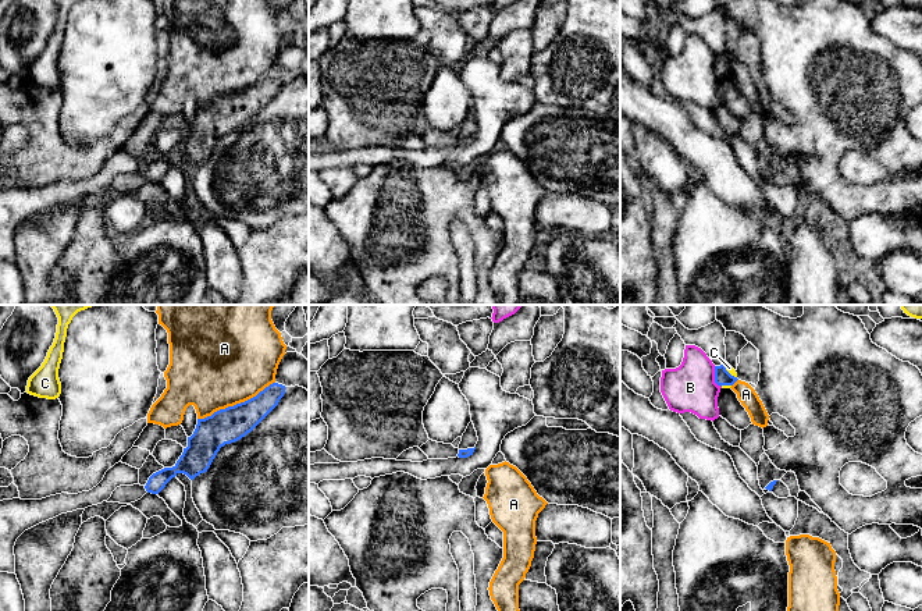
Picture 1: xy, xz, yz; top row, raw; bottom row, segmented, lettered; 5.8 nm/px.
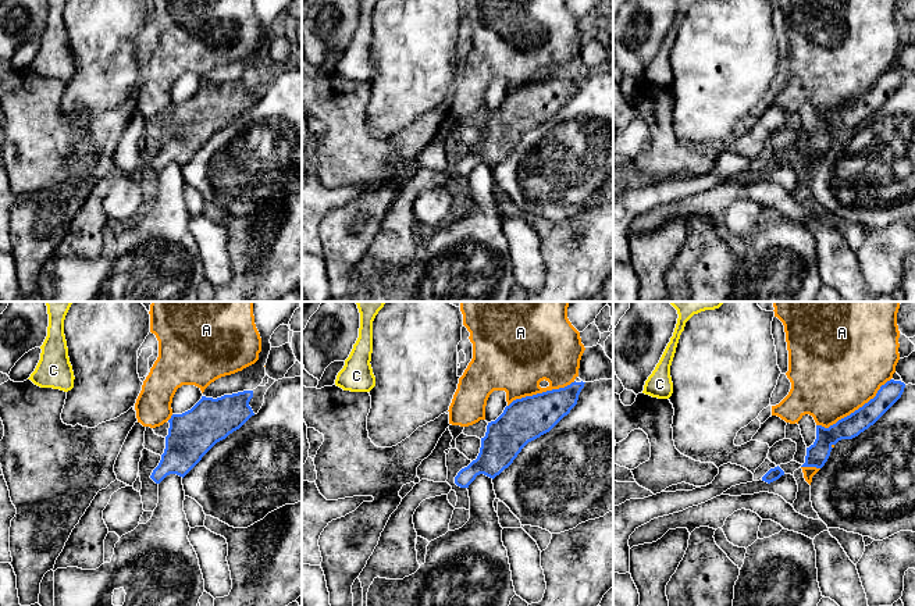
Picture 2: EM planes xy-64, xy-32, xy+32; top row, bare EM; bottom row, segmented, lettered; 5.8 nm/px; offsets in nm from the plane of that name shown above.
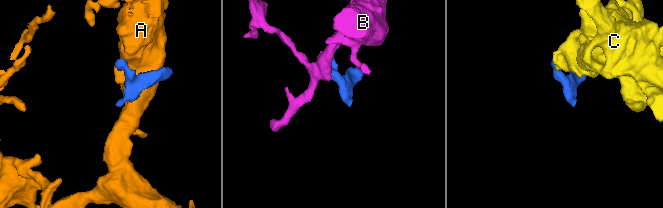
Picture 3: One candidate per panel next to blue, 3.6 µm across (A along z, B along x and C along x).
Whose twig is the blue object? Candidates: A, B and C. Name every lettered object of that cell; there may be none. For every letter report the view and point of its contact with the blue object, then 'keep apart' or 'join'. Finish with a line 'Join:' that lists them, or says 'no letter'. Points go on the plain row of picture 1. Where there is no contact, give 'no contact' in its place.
A: meets blue in xy at (237, 92); keep apart
B: meets blue in yz at (715, 66); keep apart
C: meets blue in yz at (728, 60); keep apart
Join: no letter

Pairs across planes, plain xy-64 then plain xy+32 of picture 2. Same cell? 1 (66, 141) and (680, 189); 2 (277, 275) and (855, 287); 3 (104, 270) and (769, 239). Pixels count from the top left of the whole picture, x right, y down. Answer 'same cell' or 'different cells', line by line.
1: different cells
2: different cells
3: same cell

